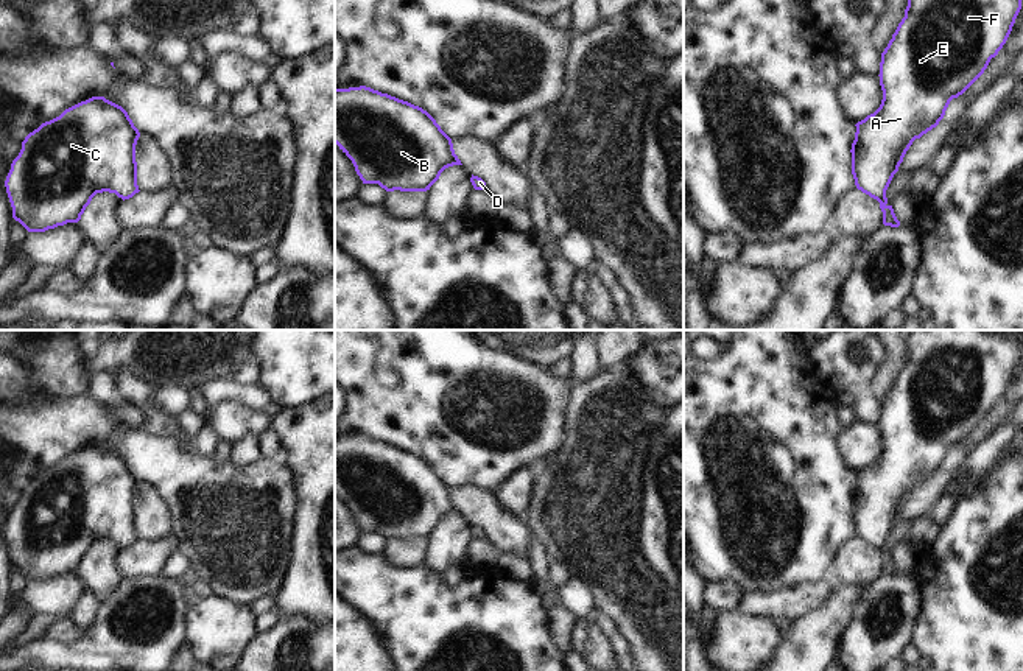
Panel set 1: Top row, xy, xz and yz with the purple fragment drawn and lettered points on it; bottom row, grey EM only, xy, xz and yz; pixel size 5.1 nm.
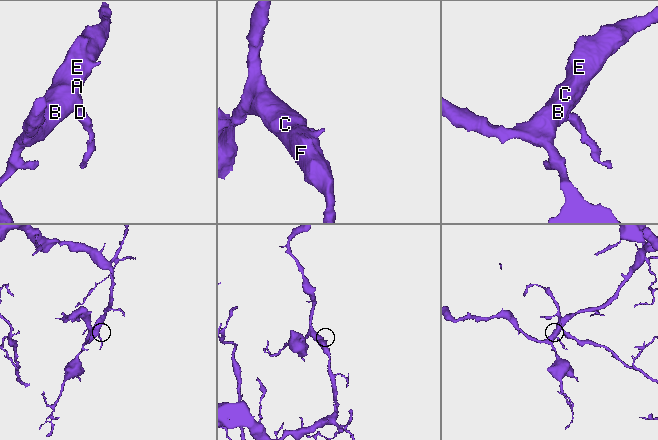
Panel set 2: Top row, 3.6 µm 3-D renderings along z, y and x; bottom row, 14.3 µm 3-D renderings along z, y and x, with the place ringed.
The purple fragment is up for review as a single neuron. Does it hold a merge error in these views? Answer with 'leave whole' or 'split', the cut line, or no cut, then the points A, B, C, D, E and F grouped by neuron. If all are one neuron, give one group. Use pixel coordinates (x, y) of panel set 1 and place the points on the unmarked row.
leave whole; no cut; A B C D E F

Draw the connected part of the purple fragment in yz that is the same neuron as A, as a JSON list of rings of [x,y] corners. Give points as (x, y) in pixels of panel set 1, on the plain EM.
[[[911,330],[908,355],[881,402],[880,456],[858,470],[852,492],[852,523],[863,542],[880,551],[883,573],[898,576],[886,539],[912,490],[944,467],[953,447],[962,444],[1006,392],[1023,346],[989,330]]]

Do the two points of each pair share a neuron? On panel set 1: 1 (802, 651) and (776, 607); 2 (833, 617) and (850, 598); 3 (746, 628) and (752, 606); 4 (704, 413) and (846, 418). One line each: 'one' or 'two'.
1: two
2: one
3: two
4: two

